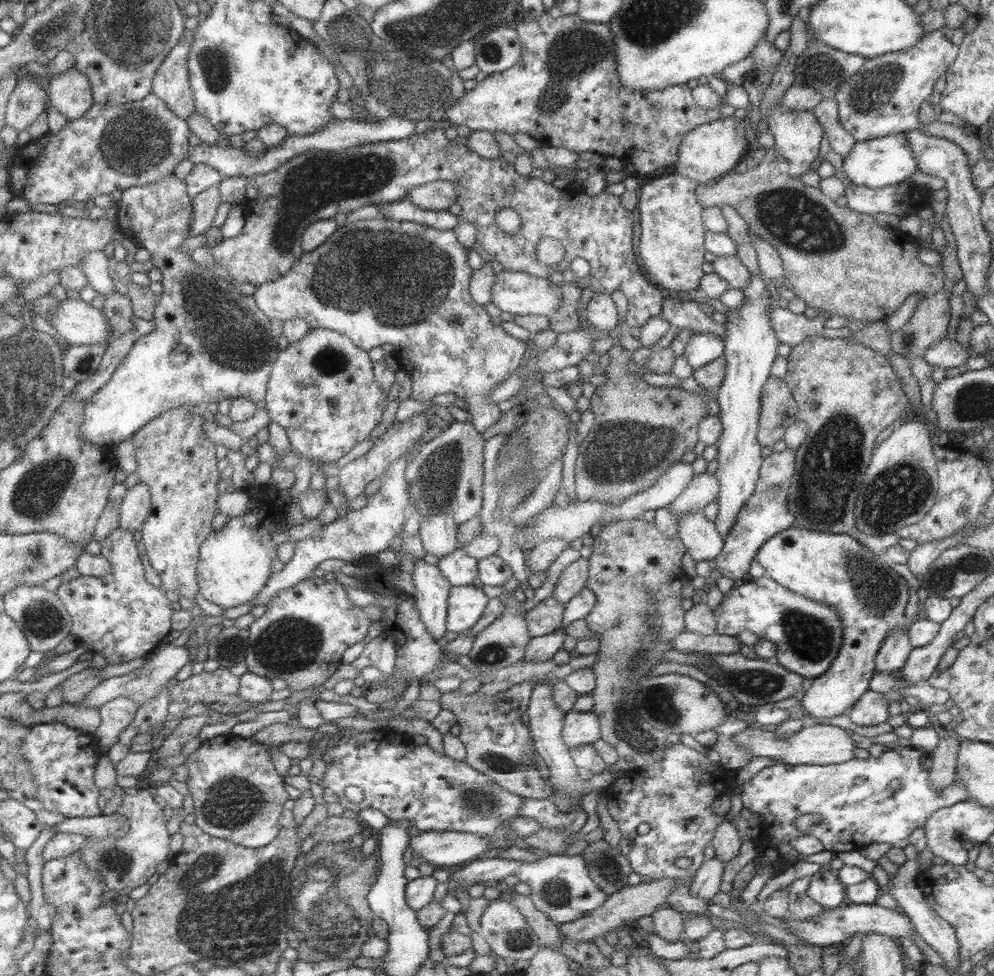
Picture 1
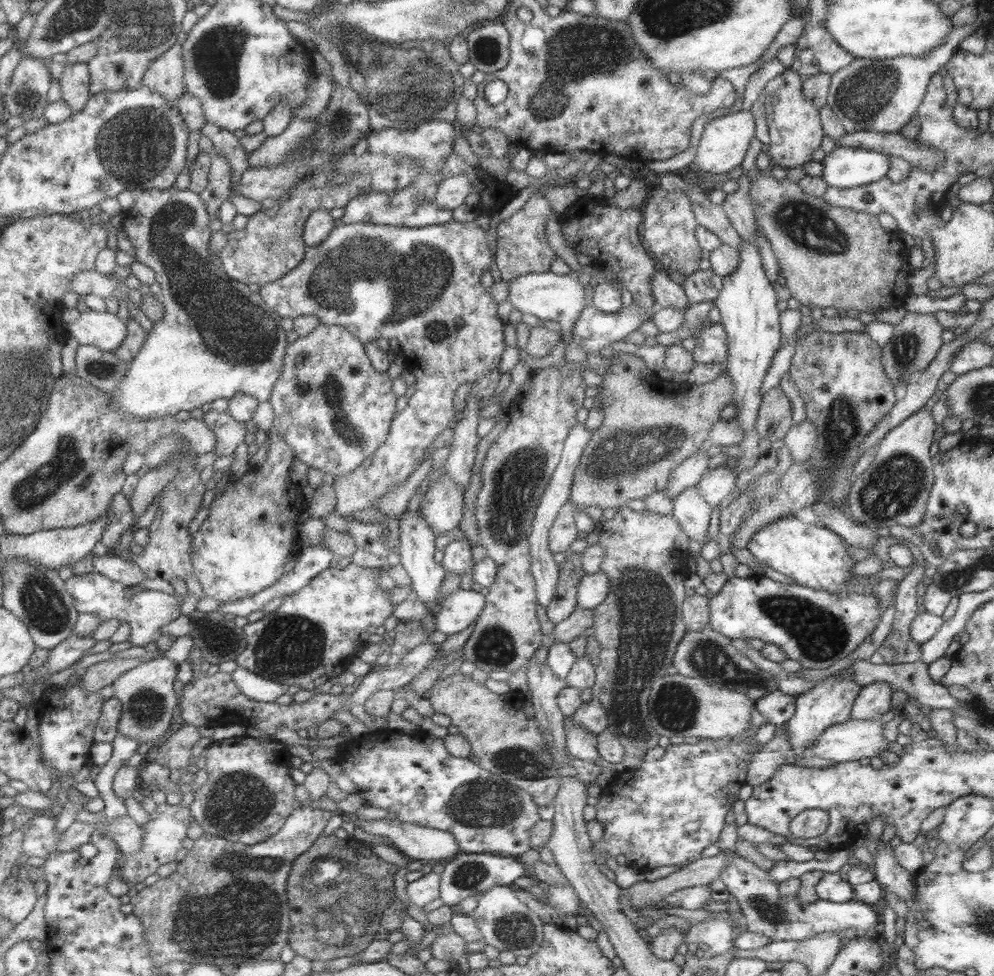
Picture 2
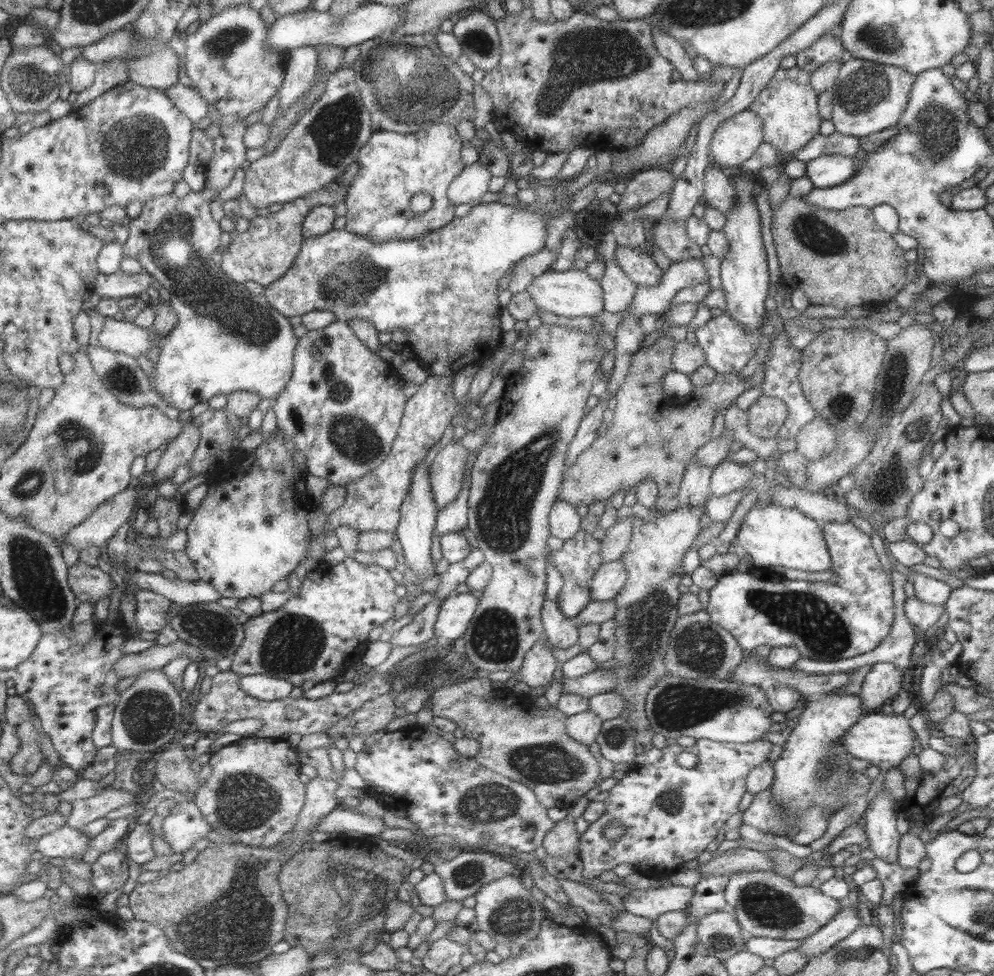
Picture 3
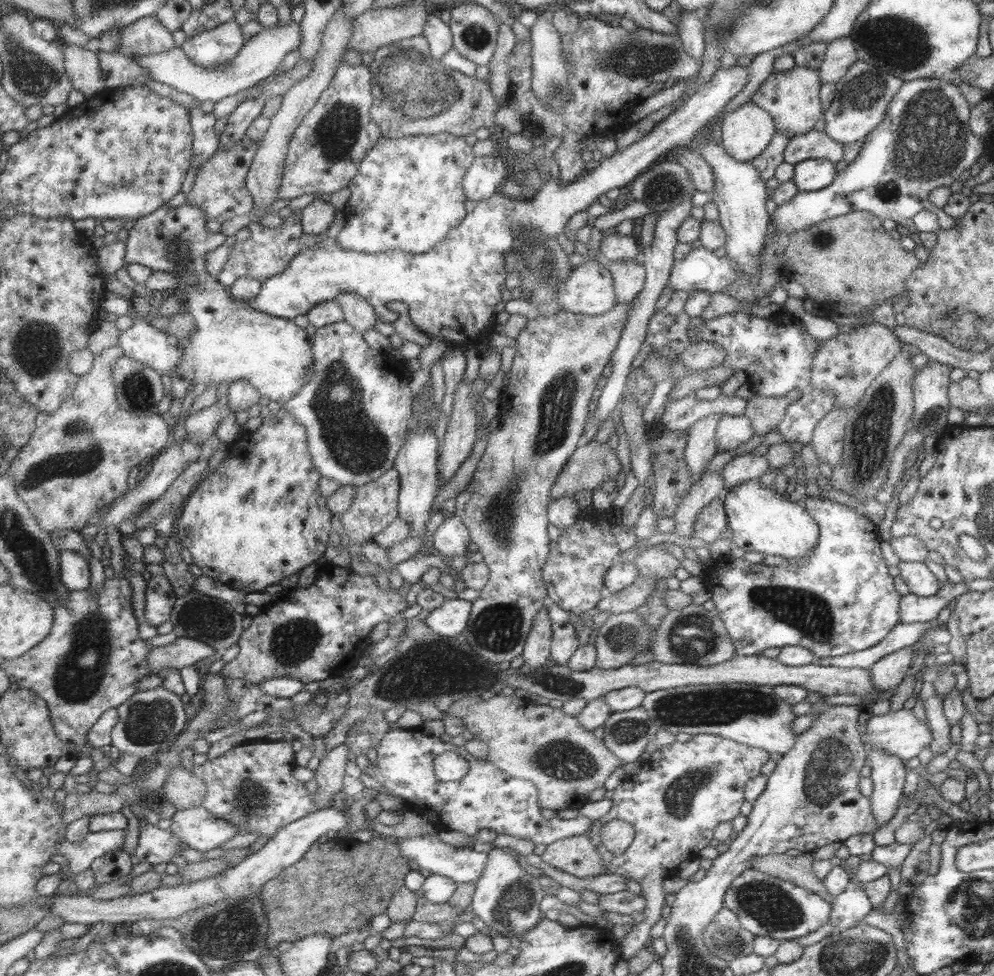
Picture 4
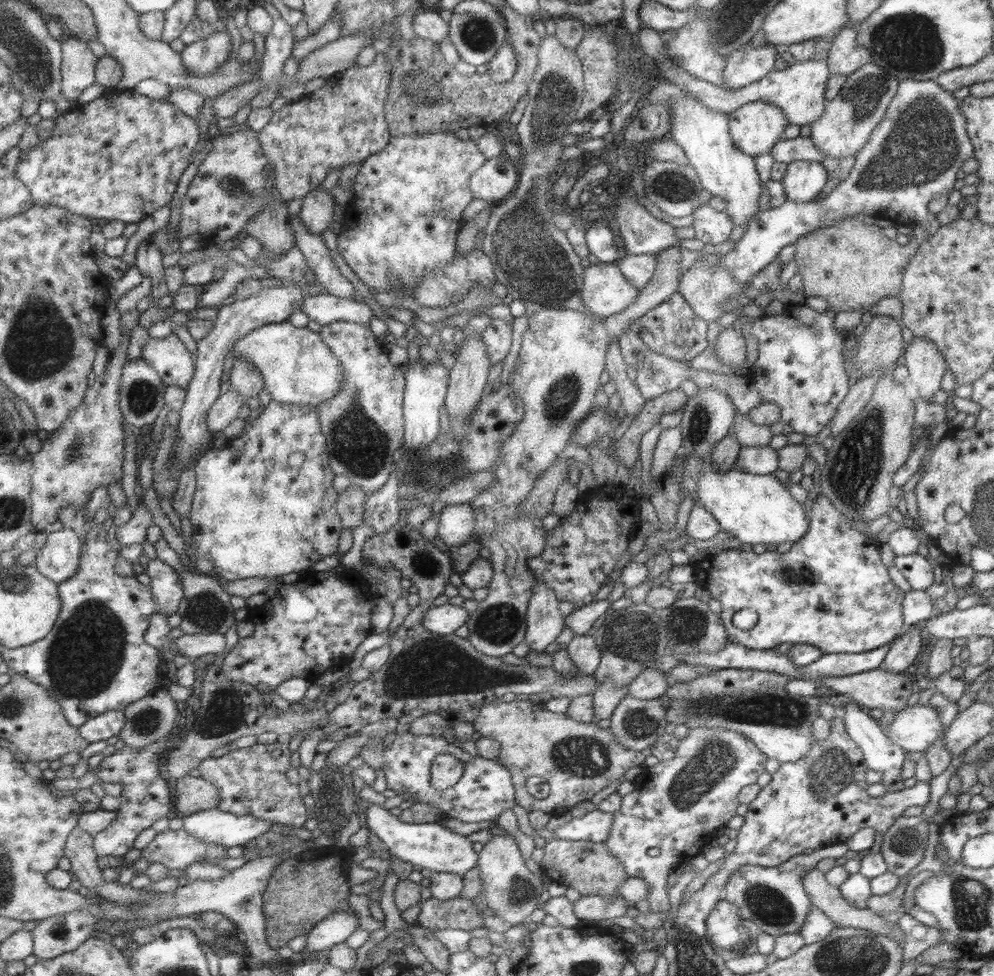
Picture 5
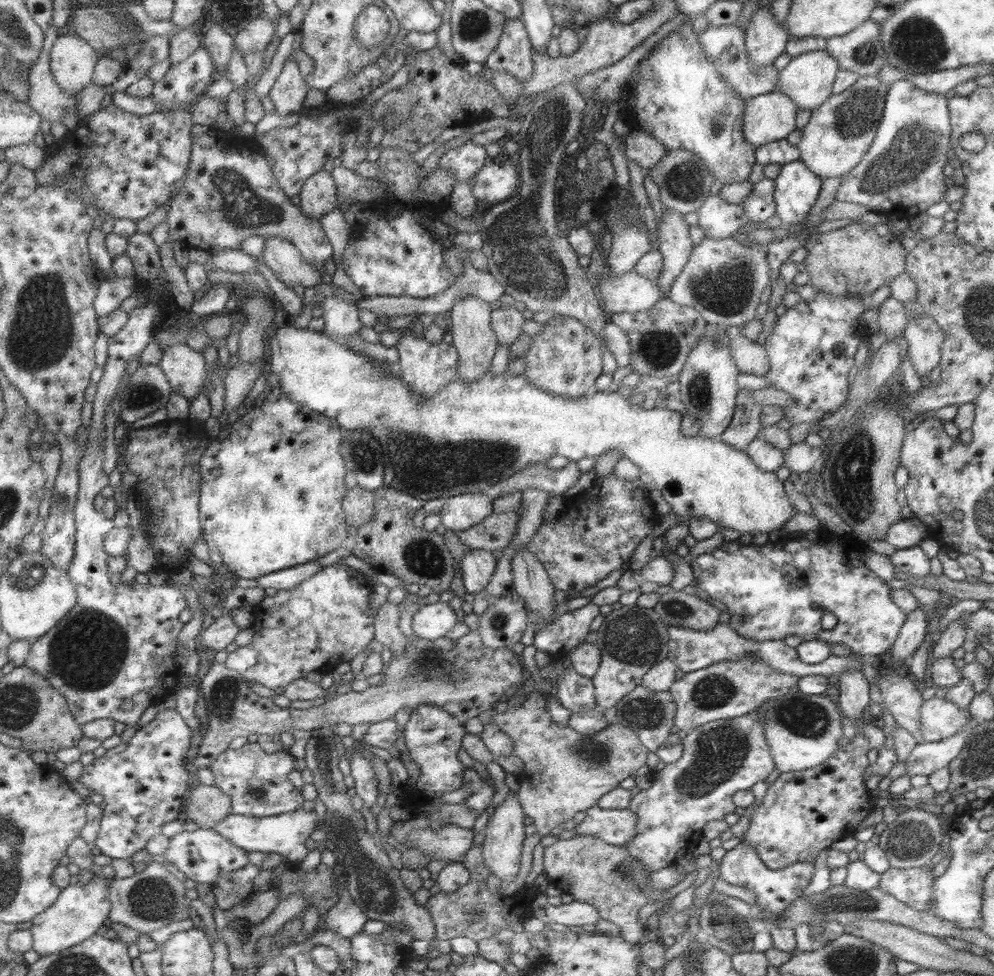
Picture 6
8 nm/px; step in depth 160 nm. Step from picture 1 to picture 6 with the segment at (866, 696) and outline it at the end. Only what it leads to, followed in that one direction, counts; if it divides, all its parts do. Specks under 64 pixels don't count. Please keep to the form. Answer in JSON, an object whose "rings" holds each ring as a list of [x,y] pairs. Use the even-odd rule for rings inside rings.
{"rings":[[[920,608],[906,614],[894,643],[890,646],[893,659],[904,659],[913,653],[926,634],[925,612]]]}

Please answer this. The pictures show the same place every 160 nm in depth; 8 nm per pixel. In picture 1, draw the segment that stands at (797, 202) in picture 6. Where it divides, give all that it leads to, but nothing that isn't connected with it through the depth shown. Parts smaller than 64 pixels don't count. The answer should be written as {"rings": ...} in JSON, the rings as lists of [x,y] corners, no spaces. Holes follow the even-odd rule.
{"rings":[[[897,132],[881,138],[855,141],[851,150],[842,158],[841,170],[851,184],[878,189],[905,181],[913,172],[918,171],[918,167],[906,144],[904,132]]]}

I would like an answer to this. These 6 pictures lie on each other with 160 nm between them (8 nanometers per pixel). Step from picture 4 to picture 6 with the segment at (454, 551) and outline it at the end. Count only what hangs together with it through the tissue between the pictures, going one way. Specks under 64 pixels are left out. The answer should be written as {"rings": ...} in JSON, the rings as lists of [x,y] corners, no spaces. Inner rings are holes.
{"rings":[[[462,493],[444,500],[439,512],[441,531],[460,531],[481,522],[492,513],[489,494]]]}

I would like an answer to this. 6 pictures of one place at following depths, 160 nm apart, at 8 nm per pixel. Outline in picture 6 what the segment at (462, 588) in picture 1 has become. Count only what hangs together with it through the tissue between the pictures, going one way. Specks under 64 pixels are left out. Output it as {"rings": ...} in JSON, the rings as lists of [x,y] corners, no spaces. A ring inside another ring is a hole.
{"rings":[[[424,600],[413,613],[411,628],[417,637],[435,640],[444,637],[455,626],[456,620],[448,602],[429,603]]]}

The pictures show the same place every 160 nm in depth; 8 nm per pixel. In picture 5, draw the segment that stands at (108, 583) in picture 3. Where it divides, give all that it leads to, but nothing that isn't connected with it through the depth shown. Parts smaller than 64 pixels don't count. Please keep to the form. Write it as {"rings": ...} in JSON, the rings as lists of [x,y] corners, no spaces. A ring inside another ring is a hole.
{"rings":[[[63,526],[48,533],[44,547],[37,550],[34,564],[47,579],[61,584],[79,572],[82,550],[81,535],[73,528]]]}

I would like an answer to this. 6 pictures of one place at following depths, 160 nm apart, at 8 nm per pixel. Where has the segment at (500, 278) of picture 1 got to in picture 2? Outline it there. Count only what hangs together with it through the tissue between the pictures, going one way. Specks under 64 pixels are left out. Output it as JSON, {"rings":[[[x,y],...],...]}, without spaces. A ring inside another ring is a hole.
{"rings":[[[547,270],[545,272],[529,273],[518,276],[507,282],[508,295],[506,300],[523,314],[533,314],[542,320],[551,320],[560,325],[561,343],[564,344],[563,359],[566,363],[579,363],[589,369],[586,361],[587,353],[572,340],[572,326],[581,311],[585,307],[584,286],[579,283],[577,276],[571,272],[567,274],[554,274]]]}

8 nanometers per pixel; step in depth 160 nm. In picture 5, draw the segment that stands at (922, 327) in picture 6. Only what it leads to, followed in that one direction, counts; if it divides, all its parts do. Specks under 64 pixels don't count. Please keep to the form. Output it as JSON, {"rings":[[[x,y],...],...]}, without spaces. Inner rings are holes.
{"rings":[[[913,336],[907,343],[900,363],[909,370],[909,378],[919,390],[918,396],[931,402],[931,396],[939,389],[939,380],[947,369],[936,344],[929,339]]]}

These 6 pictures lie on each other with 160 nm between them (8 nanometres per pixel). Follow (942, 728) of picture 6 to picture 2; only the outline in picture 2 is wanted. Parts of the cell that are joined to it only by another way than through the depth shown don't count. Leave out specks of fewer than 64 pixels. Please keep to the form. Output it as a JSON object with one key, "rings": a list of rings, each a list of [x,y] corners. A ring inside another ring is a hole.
{"rings":[[[850,718],[845,722],[832,724],[806,748],[806,752],[837,763],[879,756],[879,752],[887,749],[888,744],[883,737],[883,726],[879,718]]]}

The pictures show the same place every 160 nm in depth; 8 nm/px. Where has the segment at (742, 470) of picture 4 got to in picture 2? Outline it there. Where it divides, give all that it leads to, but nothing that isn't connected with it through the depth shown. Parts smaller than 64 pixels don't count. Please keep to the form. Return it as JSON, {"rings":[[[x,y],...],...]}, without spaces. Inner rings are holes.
{"rings":[[[720,466],[703,473],[695,486],[699,490],[699,496],[713,508],[719,507],[721,501],[731,497],[735,482],[735,472],[728,467]]]}

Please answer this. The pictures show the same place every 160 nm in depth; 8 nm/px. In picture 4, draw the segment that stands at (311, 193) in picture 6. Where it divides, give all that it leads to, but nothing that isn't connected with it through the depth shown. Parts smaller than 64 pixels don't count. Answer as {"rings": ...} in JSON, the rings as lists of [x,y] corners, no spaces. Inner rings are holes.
{"rings":[[[313,199],[300,211],[302,232],[316,236],[325,234],[334,218],[340,214],[329,202],[322,199]]]}

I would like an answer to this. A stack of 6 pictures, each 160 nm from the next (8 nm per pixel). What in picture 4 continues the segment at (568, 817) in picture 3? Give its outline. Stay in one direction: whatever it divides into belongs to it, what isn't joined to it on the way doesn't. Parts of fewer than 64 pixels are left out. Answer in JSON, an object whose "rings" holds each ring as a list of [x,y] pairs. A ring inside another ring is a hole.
{"rings":[[[583,834],[546,845],[540,857],[549,866],[577,878],[593,878],[604,872],[604,862],[595,845]]]}

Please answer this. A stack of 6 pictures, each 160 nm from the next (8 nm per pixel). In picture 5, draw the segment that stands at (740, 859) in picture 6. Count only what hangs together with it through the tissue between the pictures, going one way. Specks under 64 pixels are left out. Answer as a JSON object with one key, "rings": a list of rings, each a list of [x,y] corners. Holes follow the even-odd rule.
{"rings":[[[839,843],[815,849],[813,852],[797,854],[774,867],[739,866],[731,872],[723,885],[723,900],[733,904],[737,916],[753,922],[758,931],[767,932],[774,938],[783,934],[797,934],[811,910],[810,899],[802,885],[804,872],[815,867],[822,858],[836,859],[843,856],[847,850],[845,843]]]}

